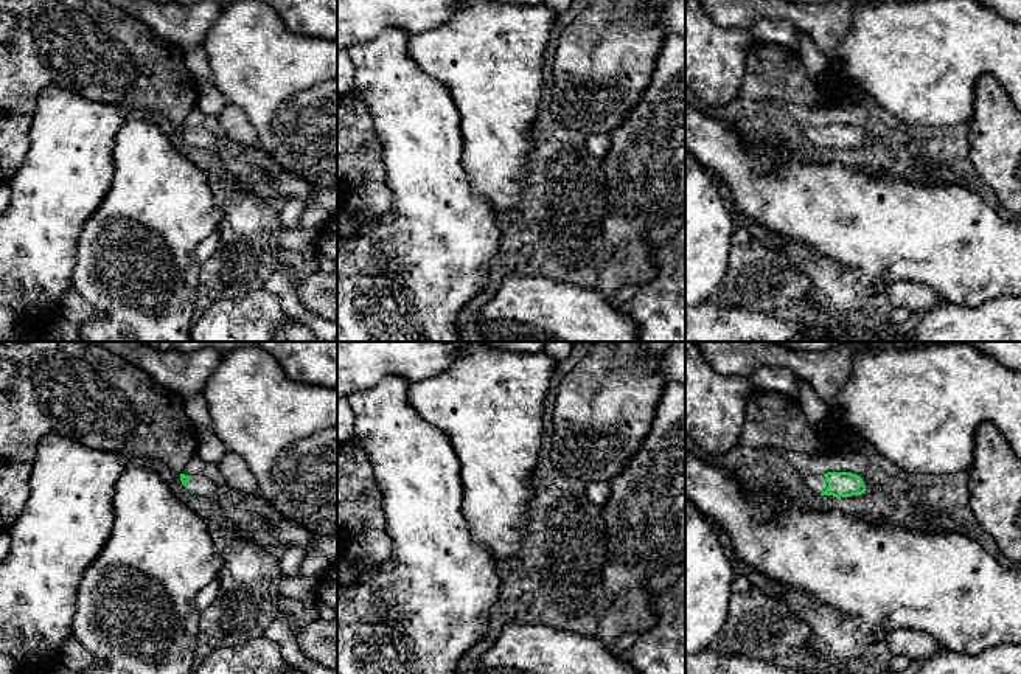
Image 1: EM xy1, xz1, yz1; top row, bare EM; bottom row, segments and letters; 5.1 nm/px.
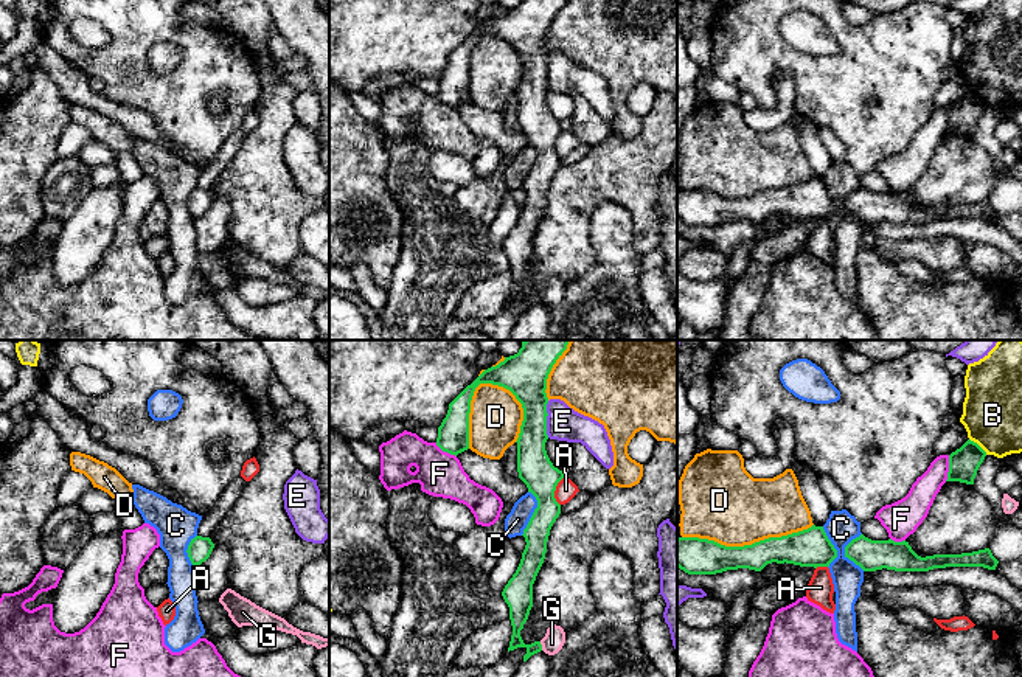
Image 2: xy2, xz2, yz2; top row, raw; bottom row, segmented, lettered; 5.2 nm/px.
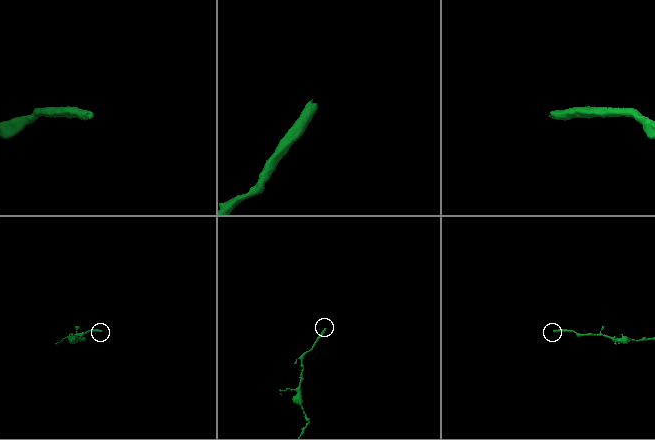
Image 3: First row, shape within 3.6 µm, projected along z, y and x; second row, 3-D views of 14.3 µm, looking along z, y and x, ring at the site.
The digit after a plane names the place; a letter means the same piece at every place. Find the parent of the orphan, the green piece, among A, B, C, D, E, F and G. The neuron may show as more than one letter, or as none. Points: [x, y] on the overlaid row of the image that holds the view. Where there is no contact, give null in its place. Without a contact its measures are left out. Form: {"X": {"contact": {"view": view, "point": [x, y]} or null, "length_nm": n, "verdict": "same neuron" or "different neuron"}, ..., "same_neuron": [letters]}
{"A": {"contact": {"view": "xz2", "point": [555, 489]}, "length_nm": 150, "verdict": "different neuron"}, "B": {"contact": {"view": "yz2", "point": [979, 446]}, "length_nm": 130, "verdict": "different neuron"}, "C": {"contact": {"view": "xz2", "point": [533, 513]}, "length_nm": 240, "verdict": "different neuron"}, "D": {"contact": {"view": "xz2", "point": [469, 402]}, "length_nm": 380, "verdict": "different neuron"}, "E": {"contact": {"view": "xz2", "point": [545, 420]}, "length_nm": 190, "verdict": "different neuron"}, "F": {"contact": {"view": "yz2", "point": [949, 468]}, "length_nm": 140, "verdict": "different neuron"}, "G": {"contact": {"view": "xz2", "point": [541, 646]}, "length_nm": 50, "verdict": "different neuron"}, "same_neuron": []}

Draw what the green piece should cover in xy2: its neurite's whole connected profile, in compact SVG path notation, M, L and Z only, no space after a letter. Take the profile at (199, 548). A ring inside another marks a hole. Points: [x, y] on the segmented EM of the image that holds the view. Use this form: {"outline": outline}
{"outline": "M196 536L194 539L191 539L186 553L193 567L205 562L210 557L213 548L214 543L210 537Z"}

